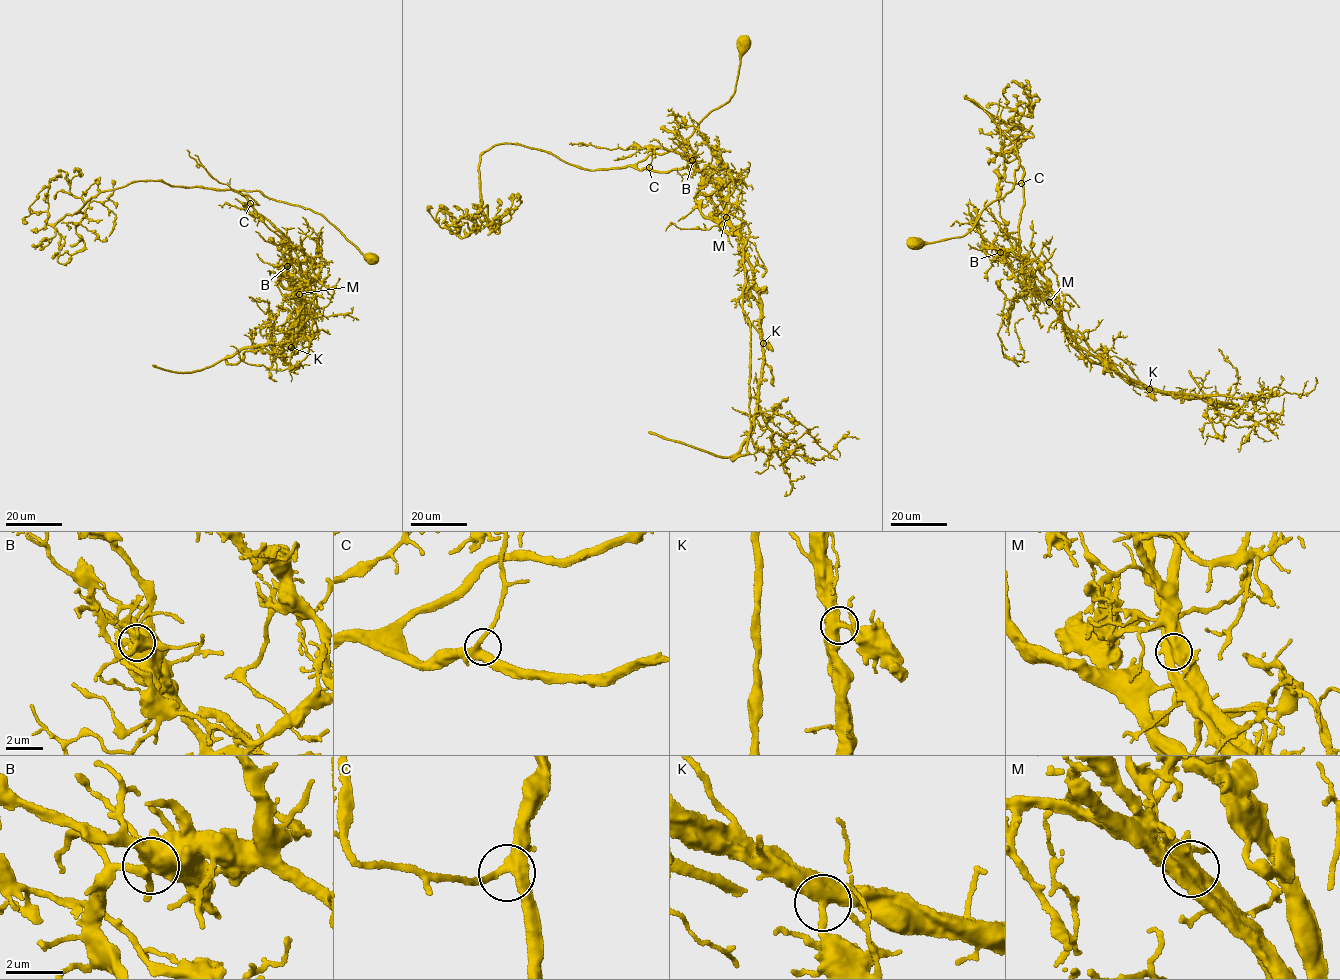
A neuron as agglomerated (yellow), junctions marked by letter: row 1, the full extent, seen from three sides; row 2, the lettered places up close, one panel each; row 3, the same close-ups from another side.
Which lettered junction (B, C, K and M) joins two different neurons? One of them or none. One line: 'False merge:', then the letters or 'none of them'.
False merge: M

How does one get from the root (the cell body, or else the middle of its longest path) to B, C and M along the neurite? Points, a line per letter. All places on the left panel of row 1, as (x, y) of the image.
B: (372, 257), (321, 214), (258, 191), (241, 190), (285, 236), (287, 266)
C: (372, 257), (373, 254), (364, 255), (323, 215), (309, 209), (276, 201), (258, 191), (241, 190), (250, 203)
M: (372, 257), (321, 214), (258, 191), (241, 190), (295, 253), (302, 272), (299, 294)

